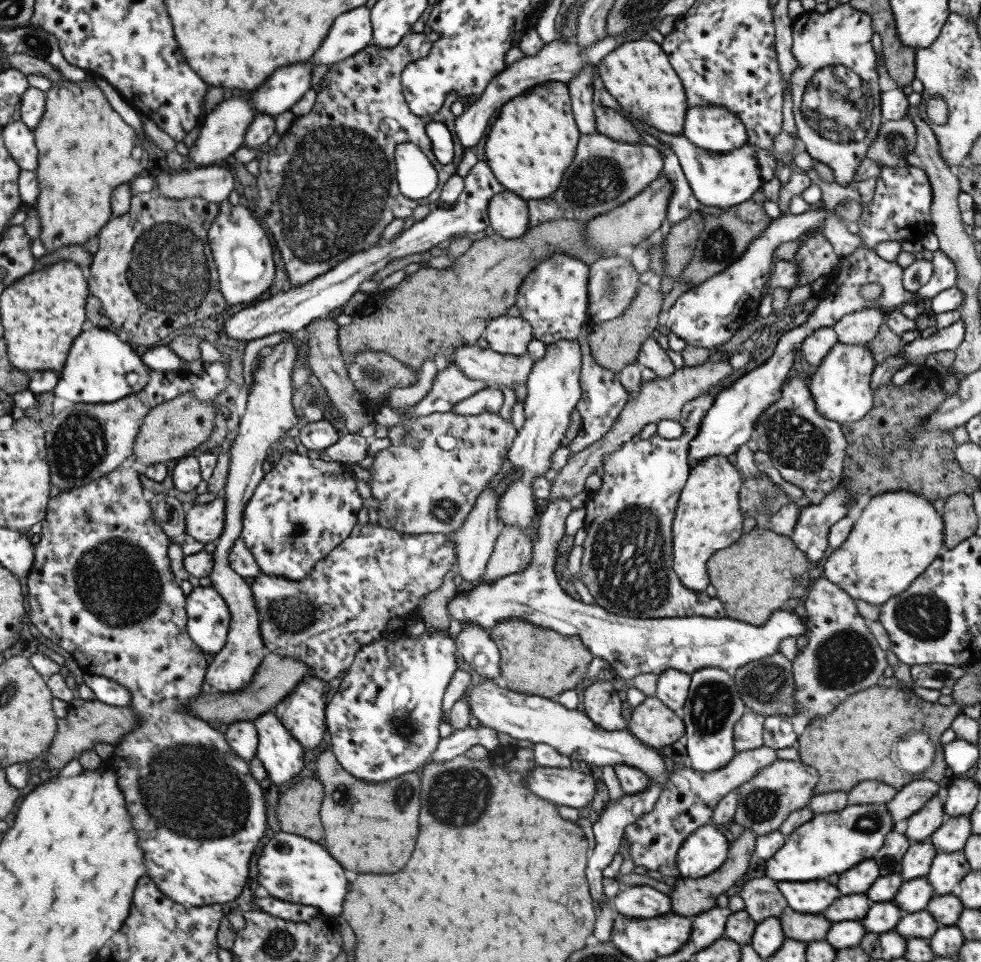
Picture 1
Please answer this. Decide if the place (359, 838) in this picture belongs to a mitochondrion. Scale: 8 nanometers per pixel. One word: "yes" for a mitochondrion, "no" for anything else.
no

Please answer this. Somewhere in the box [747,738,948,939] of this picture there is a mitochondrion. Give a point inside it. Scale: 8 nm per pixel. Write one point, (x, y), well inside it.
(868, 823)

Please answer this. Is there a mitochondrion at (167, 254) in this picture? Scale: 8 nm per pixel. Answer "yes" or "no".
yes

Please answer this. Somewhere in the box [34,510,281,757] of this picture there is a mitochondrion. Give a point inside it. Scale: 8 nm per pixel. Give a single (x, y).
(127, 575)

